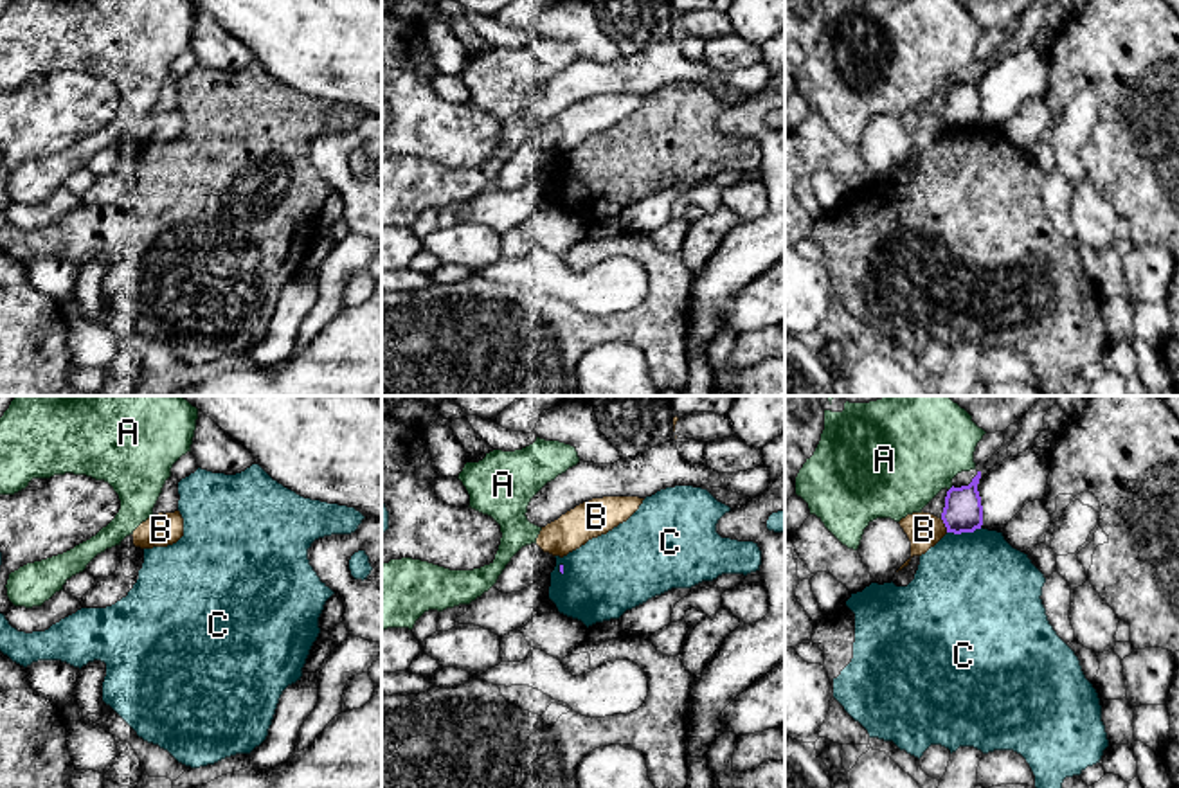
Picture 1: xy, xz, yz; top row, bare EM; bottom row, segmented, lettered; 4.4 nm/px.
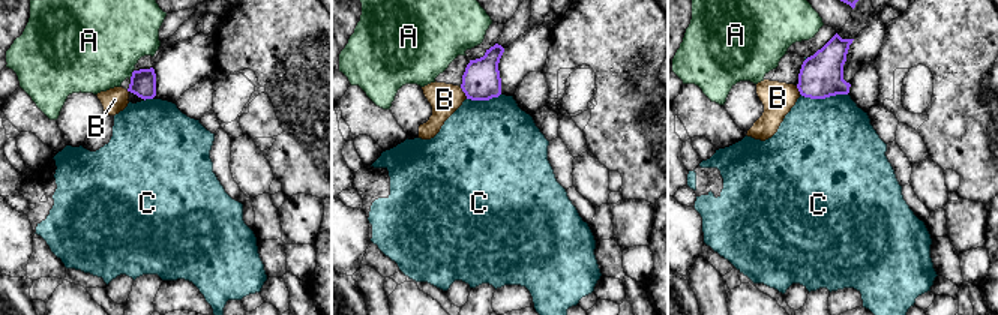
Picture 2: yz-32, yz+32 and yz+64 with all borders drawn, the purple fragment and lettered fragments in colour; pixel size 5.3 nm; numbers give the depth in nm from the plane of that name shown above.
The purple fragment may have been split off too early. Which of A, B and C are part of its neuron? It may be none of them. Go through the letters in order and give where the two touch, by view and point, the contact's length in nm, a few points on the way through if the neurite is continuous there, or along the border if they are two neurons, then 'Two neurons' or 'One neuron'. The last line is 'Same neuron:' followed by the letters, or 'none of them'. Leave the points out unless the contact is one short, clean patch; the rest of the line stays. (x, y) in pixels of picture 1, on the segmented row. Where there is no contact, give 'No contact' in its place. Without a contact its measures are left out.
A: Touches purple at yz (951, 488). Shared border 30 nm. Two neurons
B: Touches purple at yz (945, 526). Shared border 70 nm. Boundary: yz (940, 519), (947, 531). Two neurons
C: Touches purple at yz (963, 531). Shared border 160 nm. Boundary: yz (981, 528), (971, 533), (947, 533). Two neurons
Same neuron: none of them

